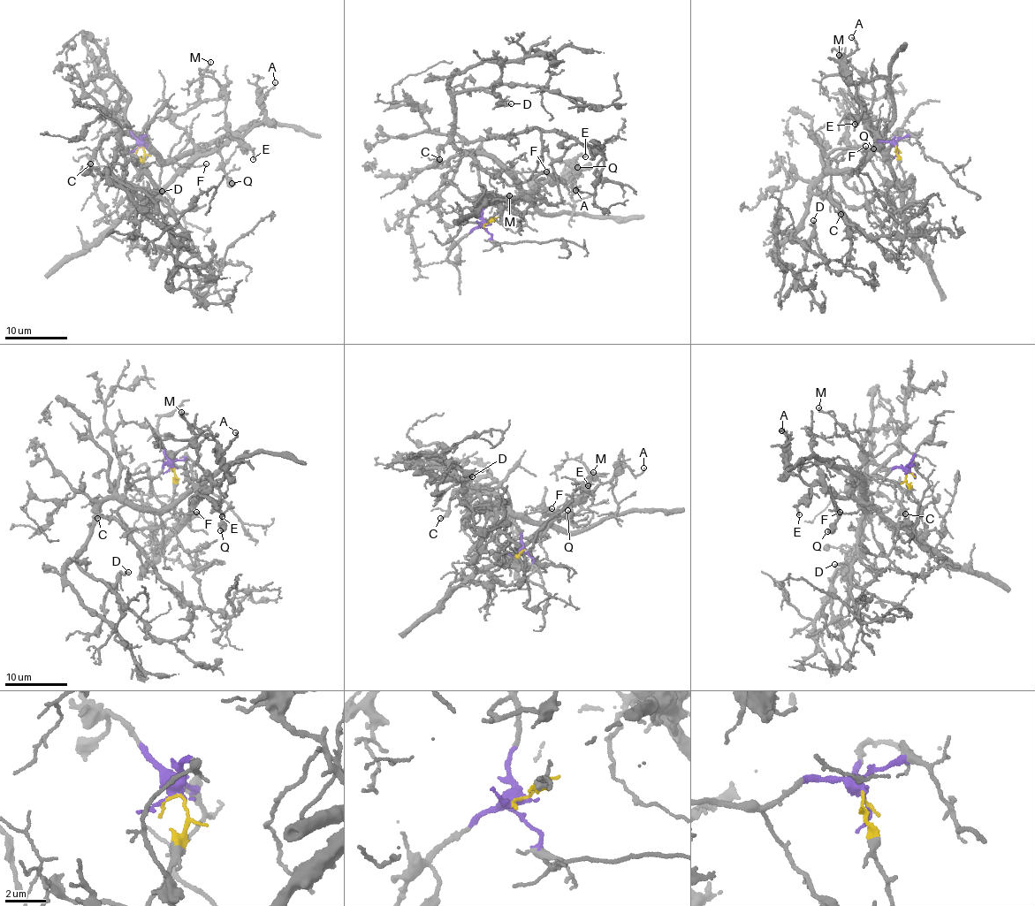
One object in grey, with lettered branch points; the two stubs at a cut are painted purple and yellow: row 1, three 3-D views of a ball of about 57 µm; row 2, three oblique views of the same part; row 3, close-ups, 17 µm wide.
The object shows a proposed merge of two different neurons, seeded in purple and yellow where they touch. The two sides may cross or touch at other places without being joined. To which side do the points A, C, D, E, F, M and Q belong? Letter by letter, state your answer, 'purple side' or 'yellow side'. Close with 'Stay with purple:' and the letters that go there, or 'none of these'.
A: yellow side
C: purple side
D: purple side
E: yellow side
F: purple side
M: yellow side
Q: yellow side
Stay with purple: C, D, F

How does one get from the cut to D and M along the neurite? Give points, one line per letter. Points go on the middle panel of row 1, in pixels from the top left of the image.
D: (484, 224), (478, 167), (452, 135), (454, 99), (479, 89), (510, 103)
M: (485, 224), (493, 219), (500, 207), (534, 189), (504, 196), (500, 201), (516, 213), (508, 201), (509, 195)

